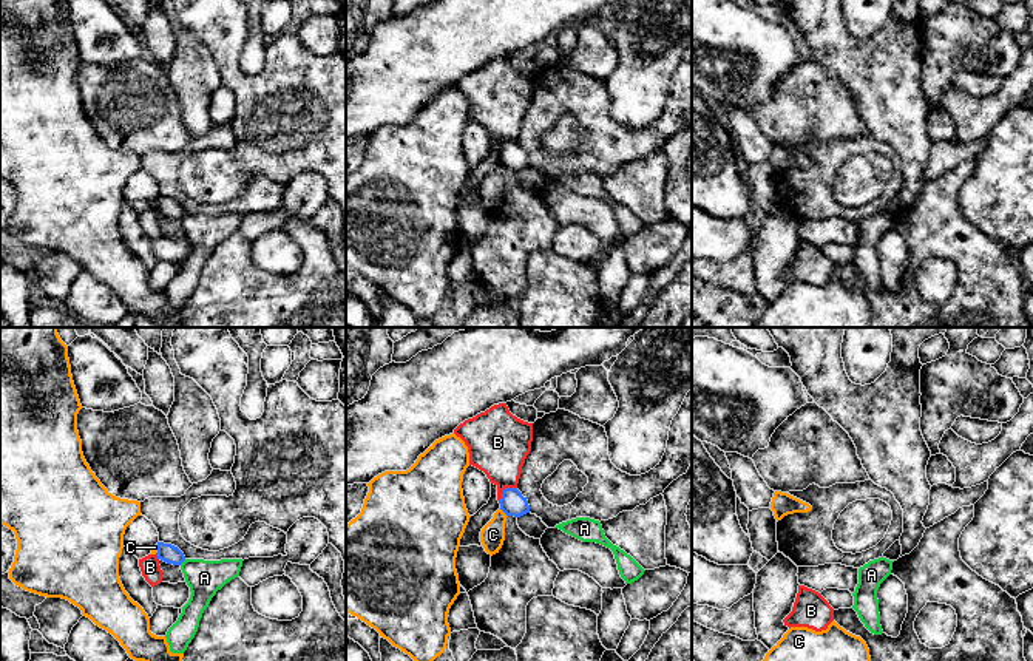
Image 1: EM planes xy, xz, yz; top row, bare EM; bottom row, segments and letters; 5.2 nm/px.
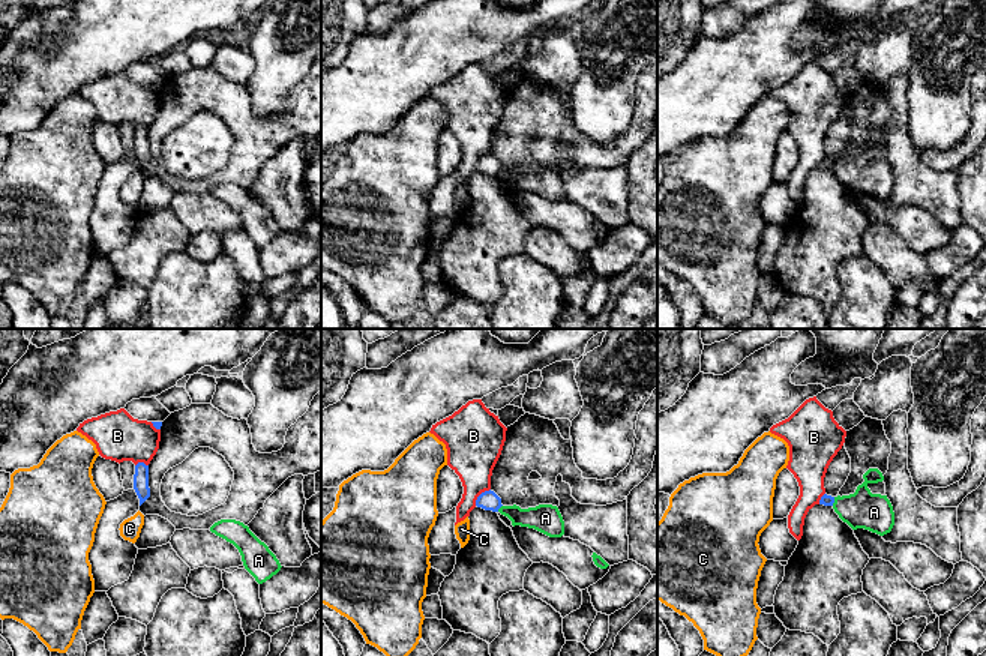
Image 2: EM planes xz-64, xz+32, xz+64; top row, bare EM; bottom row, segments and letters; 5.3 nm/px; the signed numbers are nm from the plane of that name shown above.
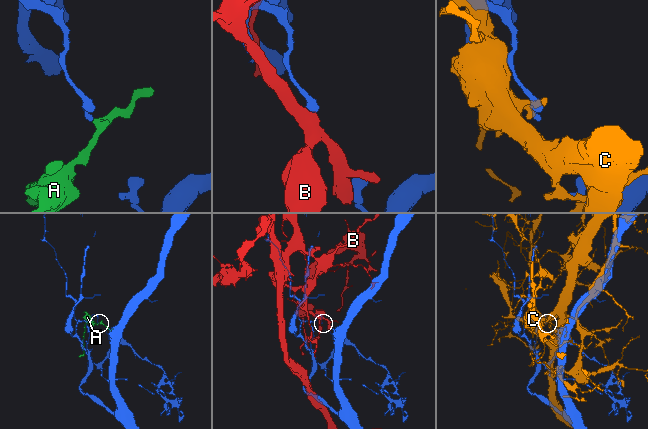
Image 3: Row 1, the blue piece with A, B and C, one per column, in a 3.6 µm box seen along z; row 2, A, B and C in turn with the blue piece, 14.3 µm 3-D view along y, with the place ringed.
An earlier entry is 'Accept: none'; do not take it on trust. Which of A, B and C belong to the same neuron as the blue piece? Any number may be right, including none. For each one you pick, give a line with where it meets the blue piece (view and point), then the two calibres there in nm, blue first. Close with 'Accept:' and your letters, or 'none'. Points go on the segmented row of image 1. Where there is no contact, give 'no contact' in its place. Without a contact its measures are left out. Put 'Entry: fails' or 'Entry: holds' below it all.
Accept: none
Entry: holds

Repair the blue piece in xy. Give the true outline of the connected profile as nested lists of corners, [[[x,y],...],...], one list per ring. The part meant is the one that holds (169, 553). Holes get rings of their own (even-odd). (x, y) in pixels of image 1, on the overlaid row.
[[[157,542],[156,556],[157,559],[173,565],[181,565],[185,561],[184,553],[178,547],[164,542]]]

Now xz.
[[[505,488],[500,499],[500,510],[506,516],[520,517],[530,513],[530,505],[517,488]]]

